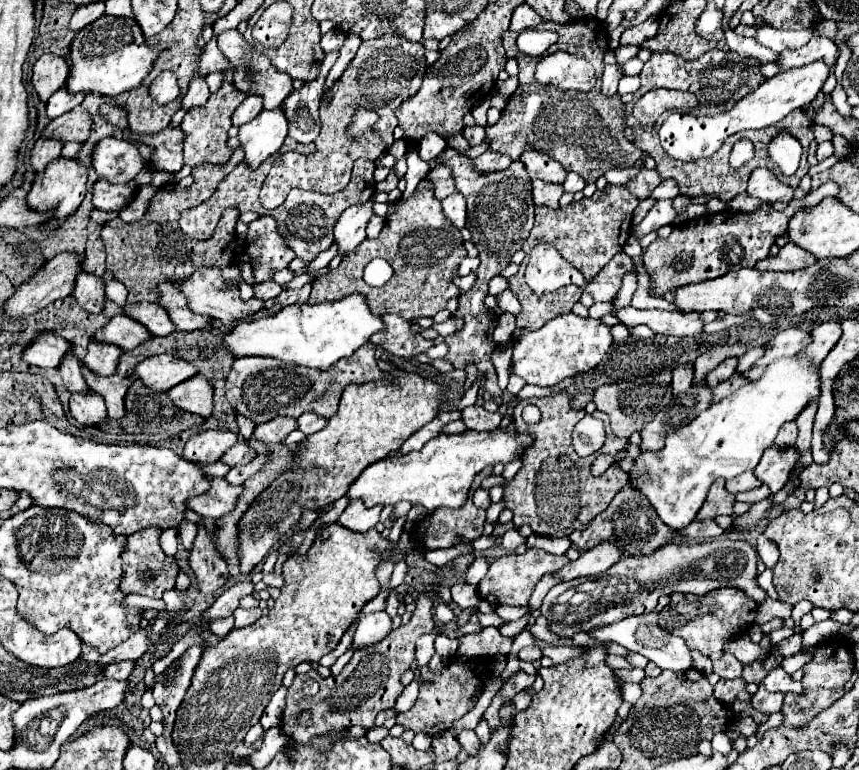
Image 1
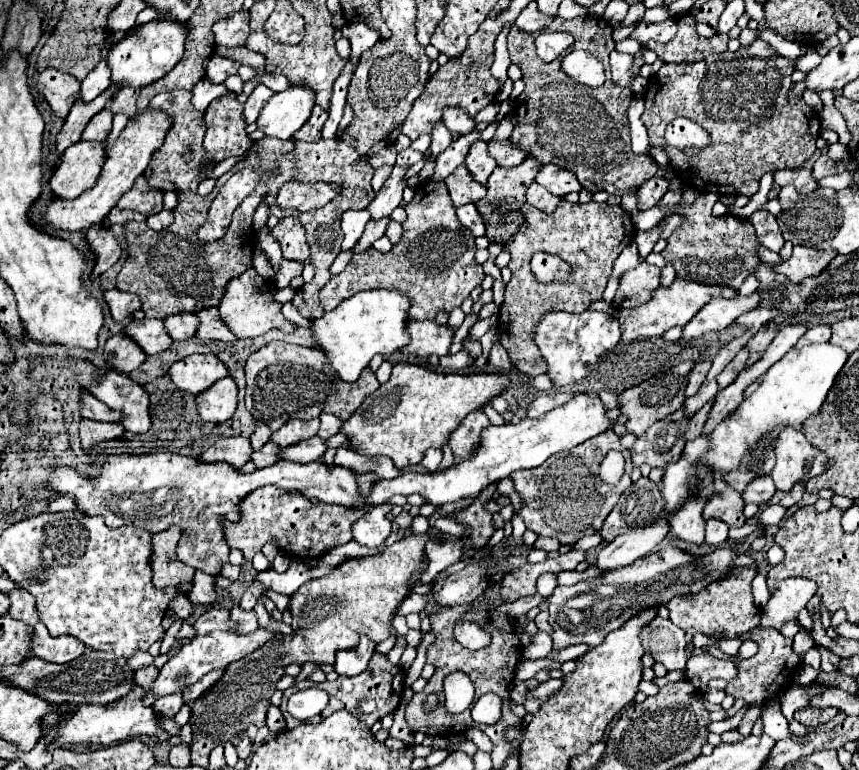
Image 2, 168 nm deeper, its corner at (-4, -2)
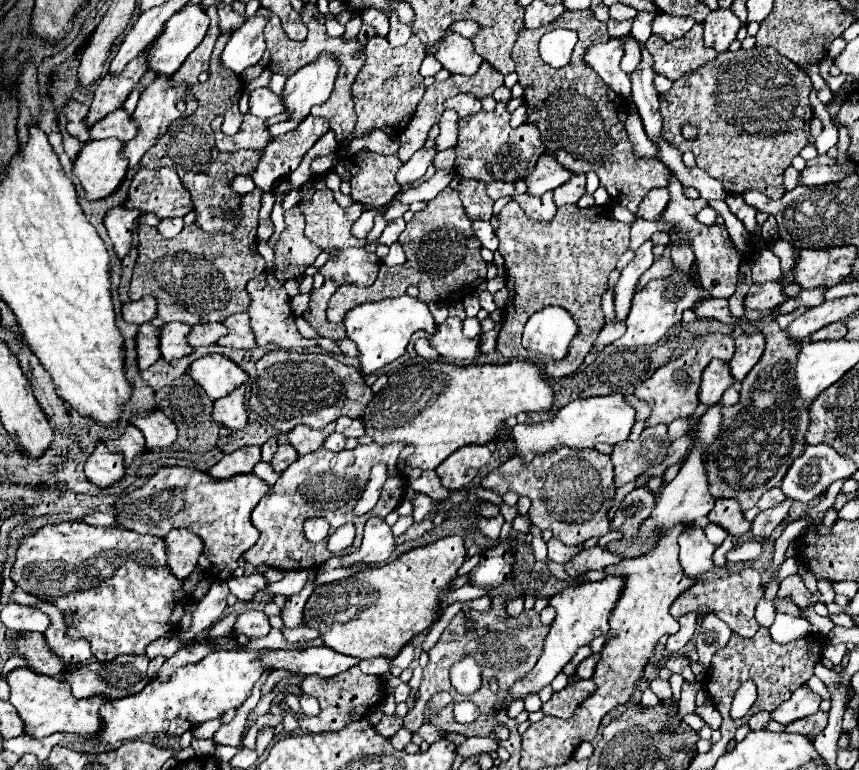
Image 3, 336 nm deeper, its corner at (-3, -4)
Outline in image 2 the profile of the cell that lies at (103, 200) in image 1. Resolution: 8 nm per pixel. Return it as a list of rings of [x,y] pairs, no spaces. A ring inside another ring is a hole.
[[[139,177],[129,191],[123,193],[123,197],[117,203],[119,209],[131,209],[139,211],[143,215],[153,215],[163,211],[163,191],[153,189],[145,177]]]

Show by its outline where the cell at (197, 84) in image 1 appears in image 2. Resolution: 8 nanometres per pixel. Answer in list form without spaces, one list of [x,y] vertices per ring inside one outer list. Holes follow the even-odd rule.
[[[213,55],[211,61],[209,61],[209,65],[207,65],[205,77],[211,79],[213,83],[223,83],[227,77],[235,75],[239,67],[241,67],[239,61],[233,61],[233,59],[221,57],[221,55]]]

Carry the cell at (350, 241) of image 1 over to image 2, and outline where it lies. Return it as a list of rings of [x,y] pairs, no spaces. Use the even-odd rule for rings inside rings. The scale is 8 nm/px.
[[[399,165],[393,167],[389,179],[383,185],[383,189],[375,195],[375,199],[367,207],[369,213],[373,215],[373,219],[387,217],[387,215],[391,215],[391,211],[395,207],[399,207],[399,203],[403,199],[403,189],[407,187],[407,179],[405,179],[407,169],[409,167],[399,167]]]

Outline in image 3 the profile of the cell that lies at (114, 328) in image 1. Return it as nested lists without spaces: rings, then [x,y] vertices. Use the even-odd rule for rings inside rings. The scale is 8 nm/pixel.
[[[166,323],[160,327],[160,353],[162,359],[172,361],[172,359],[180,359],[188,353],[192,353],[192,347],[186,341],[186,335],[190,331],[190,325],[184,323]]]

